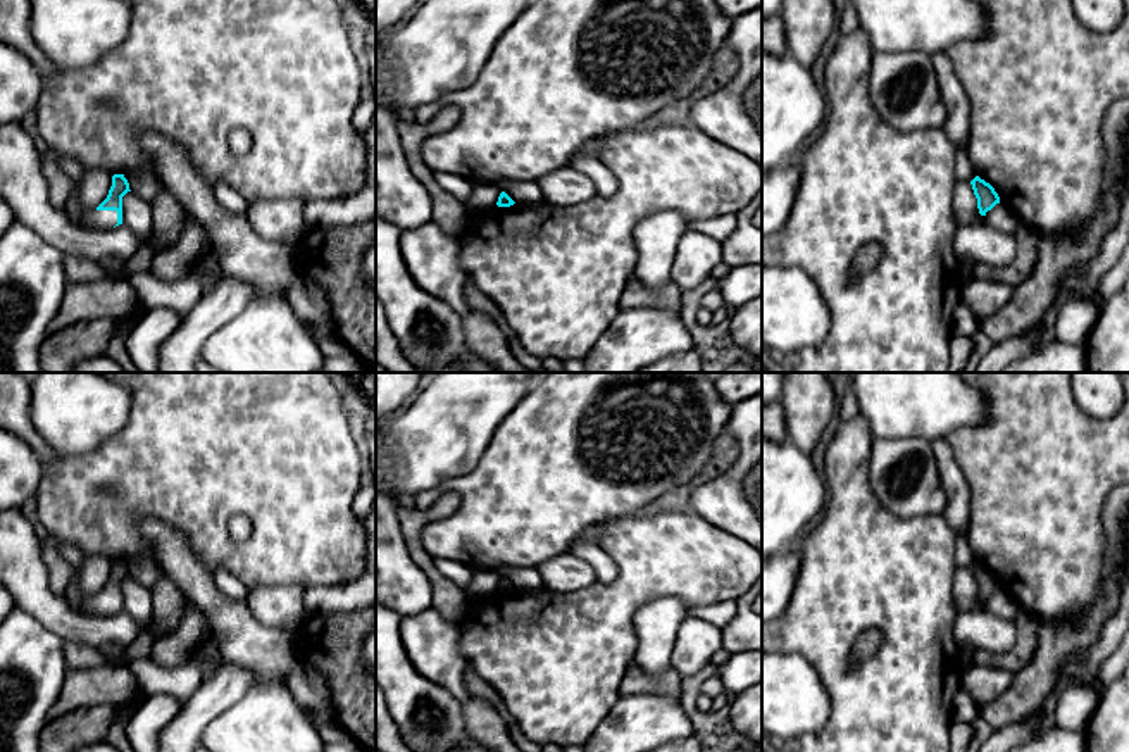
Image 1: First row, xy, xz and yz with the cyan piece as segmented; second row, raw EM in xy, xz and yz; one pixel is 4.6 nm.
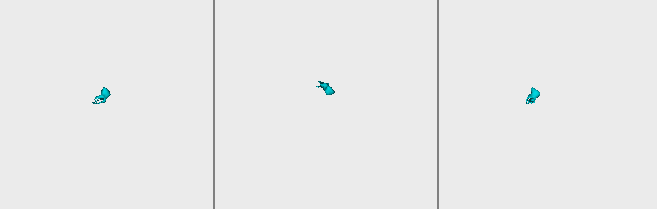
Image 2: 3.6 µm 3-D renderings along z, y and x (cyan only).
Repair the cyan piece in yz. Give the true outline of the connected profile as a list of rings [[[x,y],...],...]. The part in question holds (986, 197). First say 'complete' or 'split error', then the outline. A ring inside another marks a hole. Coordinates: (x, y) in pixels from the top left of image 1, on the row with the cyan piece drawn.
complete; [[[976,176],[970,185],[977,198],[977,209],[981,216],[986,216],[988,210],[1000,204],[1000,197],[995,188],[979,176]]]

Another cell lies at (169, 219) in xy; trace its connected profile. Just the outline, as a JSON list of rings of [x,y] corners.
[[[165,190],[155,195],[150,205],[153,209],[152,236],[162,250],[178,241],[186,228],[188,216],[178,198]]]

